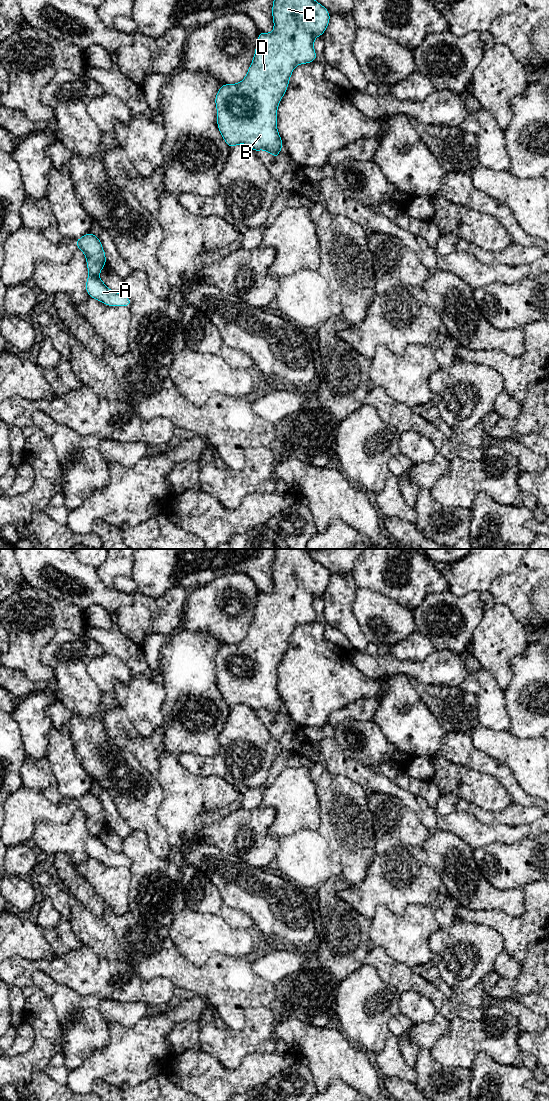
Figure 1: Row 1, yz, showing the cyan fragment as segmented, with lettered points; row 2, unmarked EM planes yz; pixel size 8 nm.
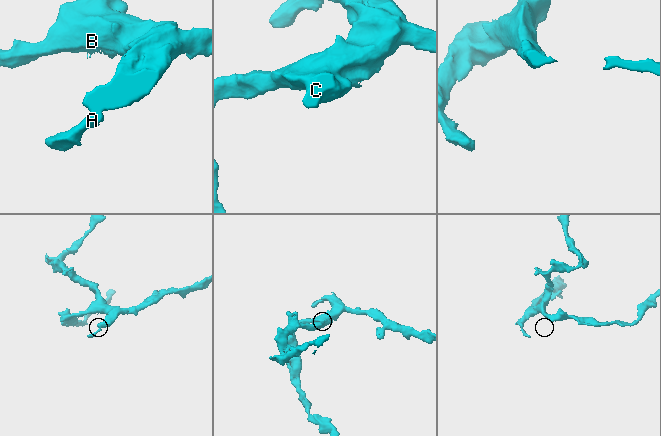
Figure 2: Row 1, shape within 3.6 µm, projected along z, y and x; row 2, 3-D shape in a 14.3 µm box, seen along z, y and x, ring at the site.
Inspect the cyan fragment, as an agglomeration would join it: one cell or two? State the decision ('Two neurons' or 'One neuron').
Two neurons

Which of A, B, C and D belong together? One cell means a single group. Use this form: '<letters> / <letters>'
A / B C D

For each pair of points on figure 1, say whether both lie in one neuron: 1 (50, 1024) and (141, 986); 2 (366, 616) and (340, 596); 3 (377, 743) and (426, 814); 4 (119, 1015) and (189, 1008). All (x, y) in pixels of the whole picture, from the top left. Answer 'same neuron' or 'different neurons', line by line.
1: same neuron
2: different neurons
3: different neurons
4: different neurons

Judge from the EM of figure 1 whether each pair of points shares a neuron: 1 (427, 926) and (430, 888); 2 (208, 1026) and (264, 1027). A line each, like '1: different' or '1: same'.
1: different
2: same

